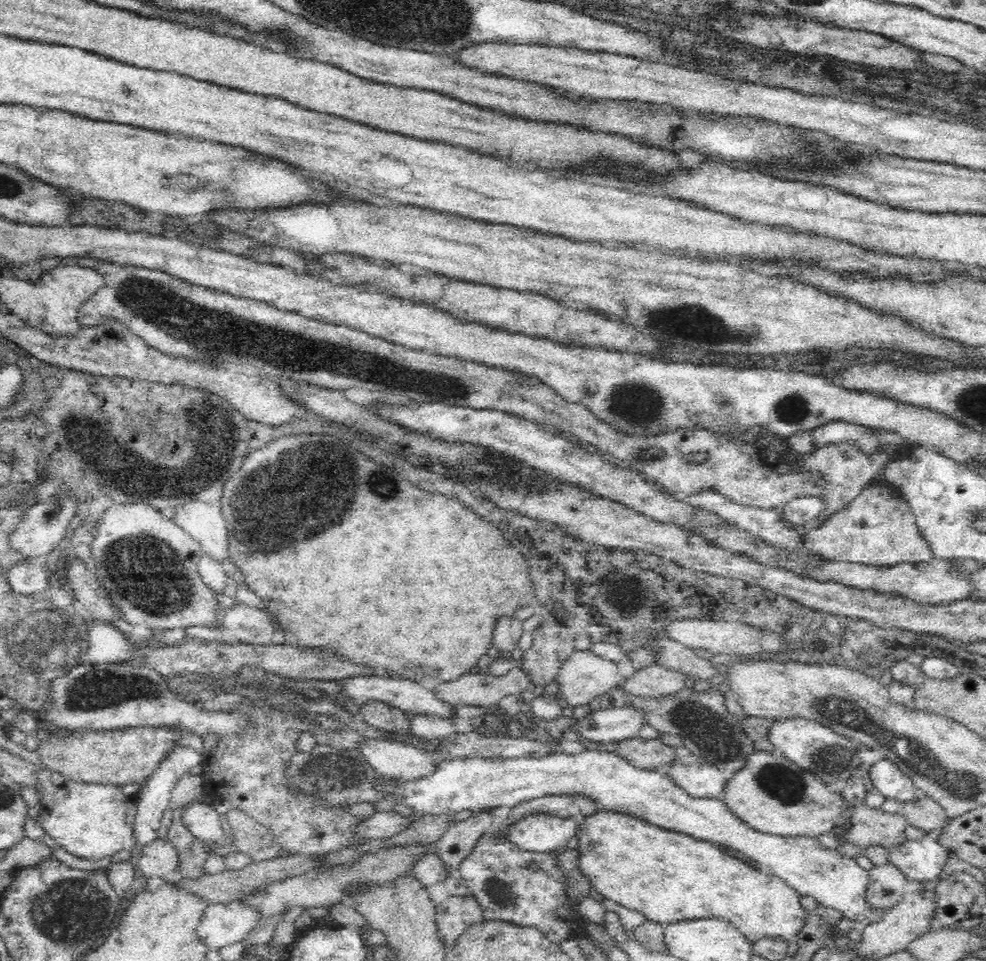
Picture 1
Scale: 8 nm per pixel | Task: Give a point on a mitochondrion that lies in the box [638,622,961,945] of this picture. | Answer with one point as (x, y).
(716, 741)

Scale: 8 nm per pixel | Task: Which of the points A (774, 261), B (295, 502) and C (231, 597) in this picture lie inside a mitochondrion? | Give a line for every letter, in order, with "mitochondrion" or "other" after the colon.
A: other
B: mitochondrion
C: other

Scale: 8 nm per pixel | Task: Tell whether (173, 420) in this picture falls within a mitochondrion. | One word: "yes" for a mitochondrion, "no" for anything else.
no

